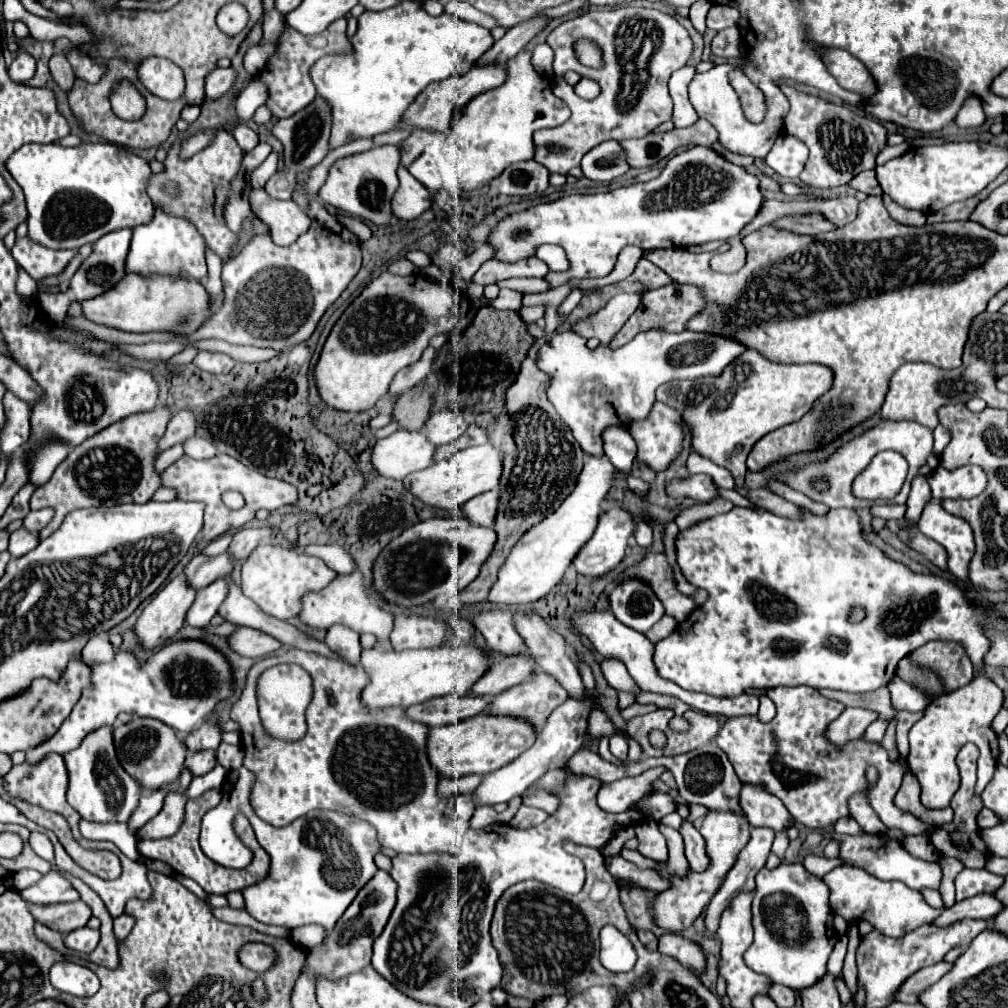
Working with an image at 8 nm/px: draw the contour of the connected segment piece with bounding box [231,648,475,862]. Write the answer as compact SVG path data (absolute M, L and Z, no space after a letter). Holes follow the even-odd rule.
M291 648L281 656L271 656L257 662L247 676L247 686L241 698L231 708L231 720L241 724L241 748L245 750L243 766L255 774L255 784L251 788L251 806L255 814L275 826L289 826L293 820L305 816L311 810L333 810L349 814L353 818L369 822L377 830L377 840L381 848L391 848L397 854L417 854L417 852L449 852L449 844L461 840L457 858L465 862L471 858L471 830L469 820L475 812L475 794L441 798L437 794L439 774L427 758L427 732L429 728L421 722L411 720L403 706L367 710L361 700L363 688L369 684L369 676L363 668L337 664L337 660L325 660L323 656L299 652ZM293 662L305 668L313 680L313 698L307 706L307 734L299 740L279 740L273 738L261 724L257 708L257 678L271 666Z

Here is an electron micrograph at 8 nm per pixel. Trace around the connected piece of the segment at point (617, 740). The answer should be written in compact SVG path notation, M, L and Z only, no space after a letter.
M613 736L613 740L609 740L609 750L615 758L625 760L627 758L627 740L623 736Z

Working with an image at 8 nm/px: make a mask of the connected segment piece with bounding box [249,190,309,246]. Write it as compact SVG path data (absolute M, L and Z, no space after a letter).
M251 190L251 210L271 230L277 246L293 244L309 228L309 216L291 200L275 200L265 190Z

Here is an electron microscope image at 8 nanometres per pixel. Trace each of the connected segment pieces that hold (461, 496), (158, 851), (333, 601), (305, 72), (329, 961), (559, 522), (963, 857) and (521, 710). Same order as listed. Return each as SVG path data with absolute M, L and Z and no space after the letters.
M485 442L479 446L459 450L455 456L447 460L439 460L425 470L413 472L403 482L417 498L425 500L425 504L433 504L445 510L457 510L461 504L471 500L473 496L499 486L499 480L503 474L503 458L505 454L501 448L495 448L491 442Z
M209 790L209 792L205 792L205 796L201 796L197 800L189 800L187 806L185 806L185 818L183 818L181 828L173 836L169 836L169 838L161 838L161 840L139 840L137 842L139 854L145 856L145 858L149 858L149 860L161 860L161 862L169 864L177 874L183 874L183 876L195 880L209 894L223 894L225 896L229 892L243 892L245 888L261 882L269 874L269 854L259 846L253 828L251 828L251 834L249 834L249 848L253 850L255 858L253 858L253 862L251 862L249 868L243 868L243 870L223 868L223 866L215 864L213 860L209 860L203 854L203 850L199 848L199 840L197 838L199 838L201 818L203 818L205 812L209 812L211 808L215 808L219 802L221 802L221 792L219 790Z
M355 570L347 576L337 576L333 580L333 584L329 584L329 588L325 588L325 592L311 592L309 596L305 596L303 610L299 616L305 624L309 624L313 628L327 630L333 624L345 624L359 634L363 634L363 632L375 634L379 640L389 638L389 632L393 628L393 616L387 610L383 610L381 606L377 606L367 596L361 570Z
M335 20L325 32L317 34L317 36L301 36L299 32L293 32L293 28L285 28L285 32L279 38L279 46L275 56L271 56L271 60L267 62L265 70L261 72L263 82L269 86L269 100L267 106L271 108L273 116L277 118L289 118L293 114L297 114L301 108L307 108L315 99L316 88L309 76L311 66L327 56L327 54L351 54L353 46L345 36L347 30L347 20Z
M377 870L375 876L359 890L355 900L349 904L349 908L329 934L329 940L313 950L307 950L307 962L303 970L311 970L317 978L321 976L321 972L325 972L325 976L329 978L341 978L349 972L357 972L363 966L369 966L373 942L383 932L385 920L389 920L389 912L395 904L395 892L395 880L385 870Z
M585 454L585 464L577 478L575 490L551 516L547 516L543 522L525 532L525 536L521 536L521 540L515 544L513 552L501 566L497 584L493 584L487 600L495 604L521 606L547 596L551 588L559 584L565 570L573 564L573 558L579 554L579 550L587 544L587 540L591 540L597 528L597 520L601 516L599 502L603 502L603 498L609 494L615 476L617 470L607 460L607 456Z
M965 744L957 756L957 766L959 766L959 772L961 772L961 788L959 792L953 796L953 812L955 812L955 818L953 822L947 824L947 832L949 832L949 838L951 838L951 846L945 848L943 846L943 840L935 840L935 836L939 836L943 832L943 826L939 826L939 830L935 828L931 832L931 842L935 844L935 848L939 850L939 854L943 856L953 856L957 860L963 862L965 868L985 868L985 858L989 856L989 848L985 846L983 838L981 838L981 830L977 826L977 814L981 812L983 808L983 802L981 802L981 796L975 794L975 772L977 772L977 746L975 744Z
M537 672L531 680L493 696L489 712L525 716L535 726L535 732L539 732L547 716L567 698L567 690L551 674Z

